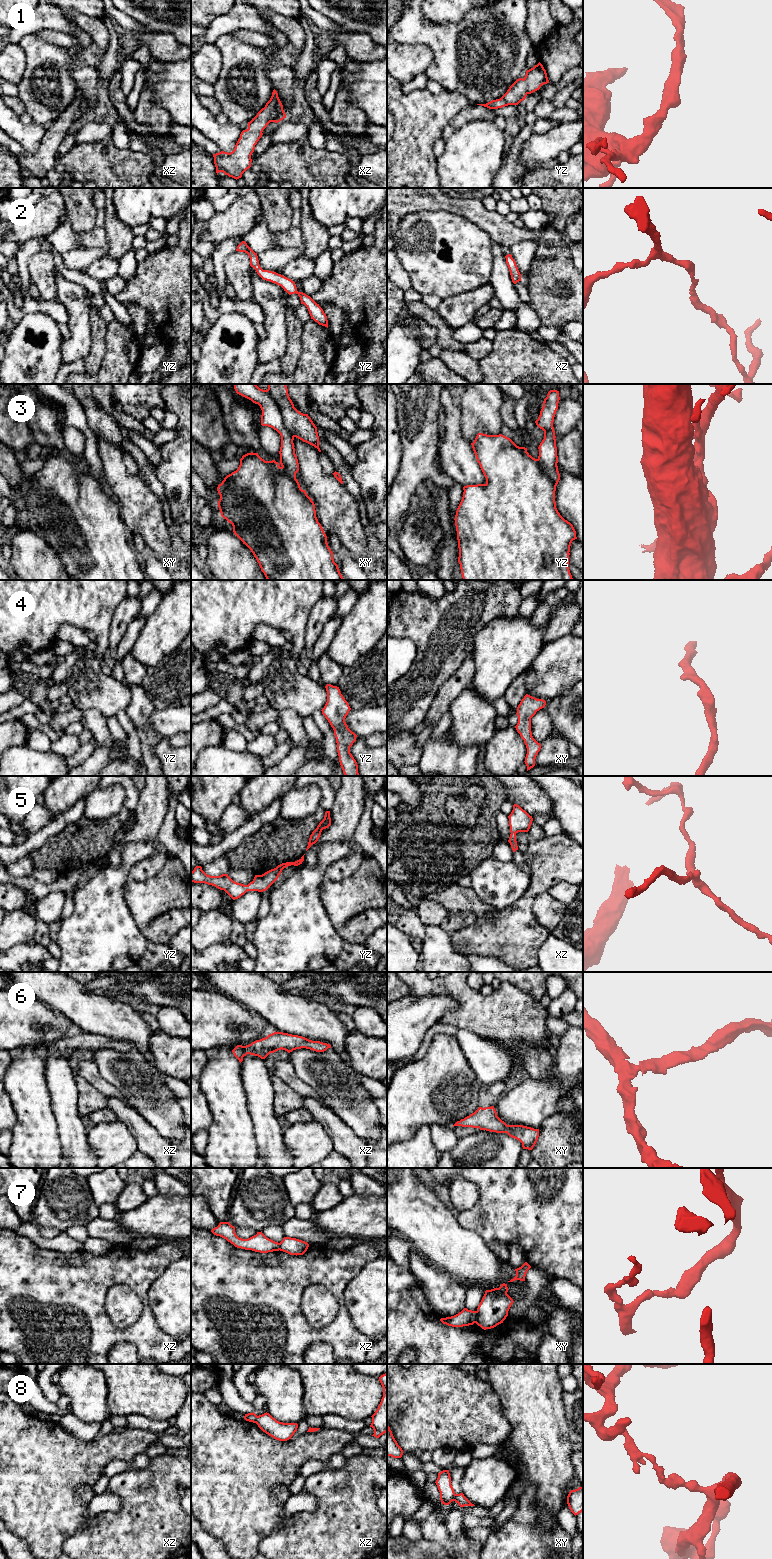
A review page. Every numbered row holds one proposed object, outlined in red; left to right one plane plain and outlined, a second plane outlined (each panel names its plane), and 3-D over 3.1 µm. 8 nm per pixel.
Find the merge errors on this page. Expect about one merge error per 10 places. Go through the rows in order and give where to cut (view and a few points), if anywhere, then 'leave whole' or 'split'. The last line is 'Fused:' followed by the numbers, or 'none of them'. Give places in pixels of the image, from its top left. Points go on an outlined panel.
1: cut none; leave whole
2: cut none; leave whole
3: cut none; leave whole
4: cut none; leave whole
5: cut none; leave whole
6: cut none; leave whole
7: cut xy (475, 1311), (476, 1322); split
8: cut xz (257, 1416), (254, 1422); split
Fused: 7, 8

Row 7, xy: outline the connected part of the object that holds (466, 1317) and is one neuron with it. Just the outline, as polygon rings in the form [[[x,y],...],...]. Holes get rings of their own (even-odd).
[[[464,1308],[461,1312],[459,1312],[454,1316],[440,1319],[440,1321],[443,1324],[452,1327],[463,1327],[473,1325],[474,1323],[476,1323],[476,1320],[477,1320],[477,1312],[468,1310],[467,1308]]]

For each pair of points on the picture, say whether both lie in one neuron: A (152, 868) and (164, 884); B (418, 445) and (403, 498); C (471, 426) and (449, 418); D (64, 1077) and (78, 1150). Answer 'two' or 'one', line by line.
A: two
B: one
C: two
D: one

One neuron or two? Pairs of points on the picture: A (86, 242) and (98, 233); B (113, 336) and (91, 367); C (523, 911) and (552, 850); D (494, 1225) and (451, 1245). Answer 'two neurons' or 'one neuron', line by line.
A: one neuron
B: two neurons
C: one neuron
D: two neurons

